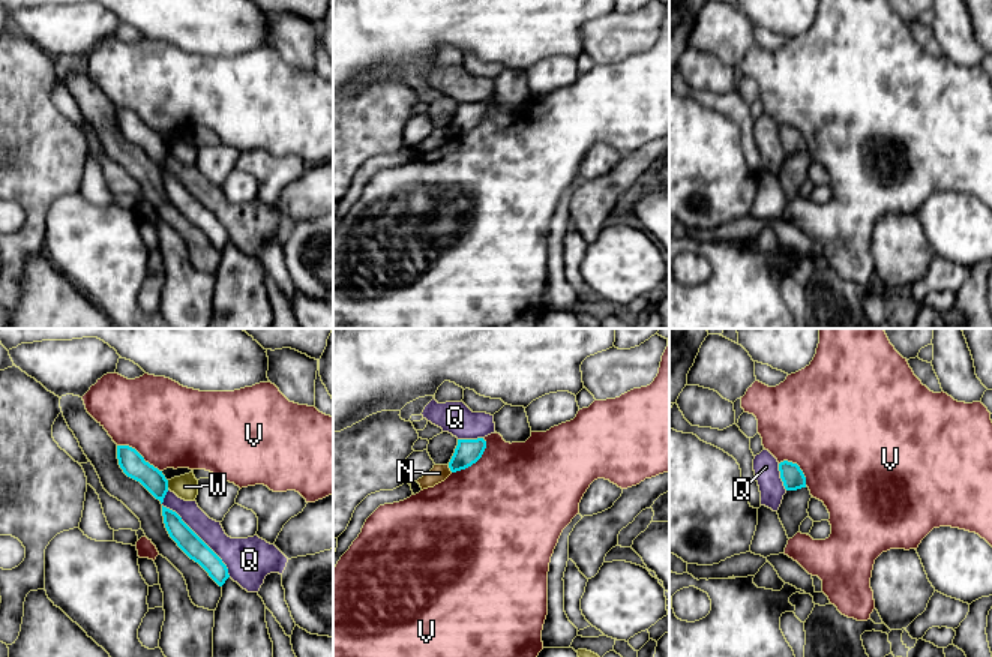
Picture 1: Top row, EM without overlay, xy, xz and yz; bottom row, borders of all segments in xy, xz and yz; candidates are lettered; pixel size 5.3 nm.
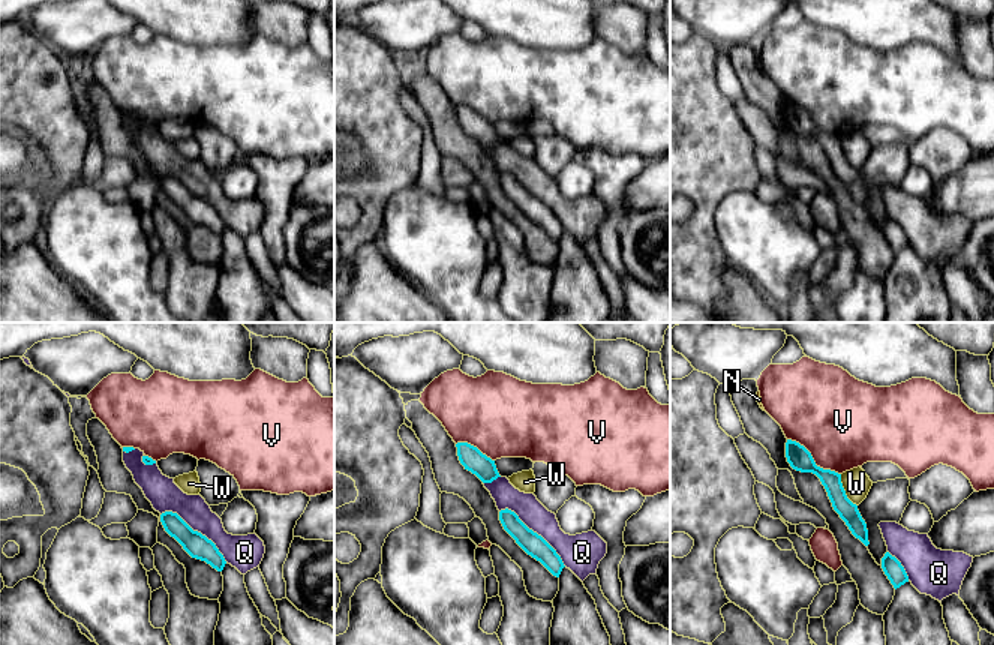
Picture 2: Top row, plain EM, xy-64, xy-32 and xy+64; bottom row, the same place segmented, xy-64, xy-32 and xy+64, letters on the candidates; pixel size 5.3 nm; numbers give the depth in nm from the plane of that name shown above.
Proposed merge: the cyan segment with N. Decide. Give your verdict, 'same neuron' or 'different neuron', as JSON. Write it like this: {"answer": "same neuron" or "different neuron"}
{"answer": "different neuron"}

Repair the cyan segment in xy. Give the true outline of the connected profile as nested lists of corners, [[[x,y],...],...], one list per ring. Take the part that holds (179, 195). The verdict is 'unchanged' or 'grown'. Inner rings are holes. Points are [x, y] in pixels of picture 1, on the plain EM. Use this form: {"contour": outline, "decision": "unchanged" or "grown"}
{"contour": [[[162,170],[162,180],[170,201],[195,226],[198,226],[209,240],[222,250],[230,242],[222,224],[182,184],[182,182]]], "decision": "unchanged"}

